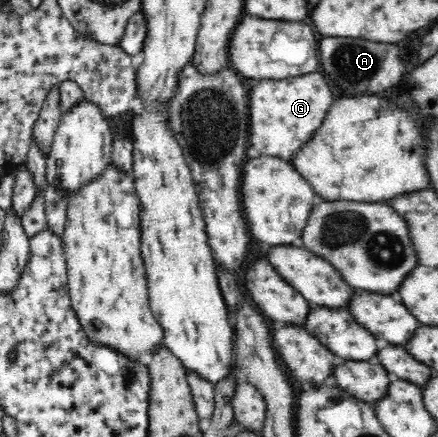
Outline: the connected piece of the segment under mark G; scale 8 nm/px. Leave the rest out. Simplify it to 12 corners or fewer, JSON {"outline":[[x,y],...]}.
{"outline":[[326,75],[258,81],[250,143],[292,159],[337,95]]}

